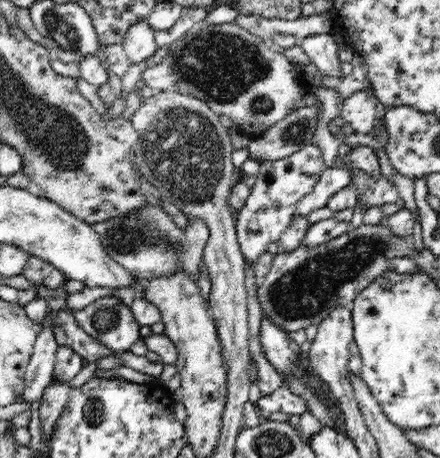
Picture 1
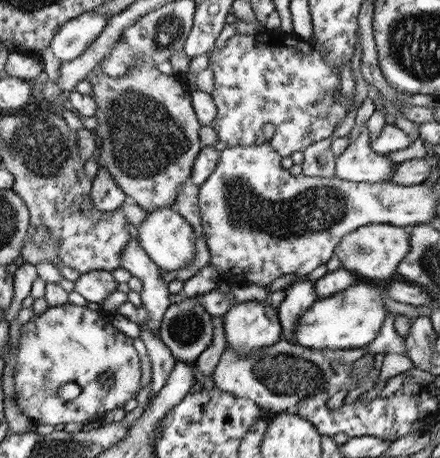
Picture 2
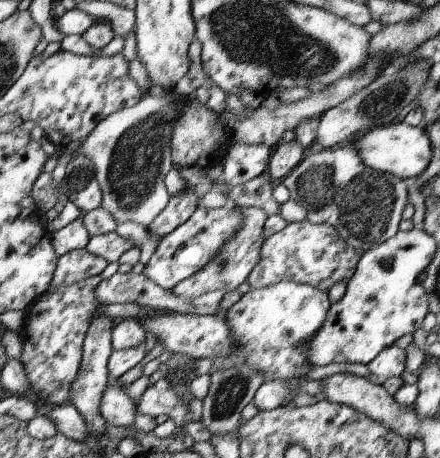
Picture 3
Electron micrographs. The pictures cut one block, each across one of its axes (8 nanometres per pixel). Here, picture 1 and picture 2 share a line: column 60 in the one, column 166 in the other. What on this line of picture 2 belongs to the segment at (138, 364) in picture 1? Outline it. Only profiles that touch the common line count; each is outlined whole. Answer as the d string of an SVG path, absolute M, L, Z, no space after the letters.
M197 298L171 304L161 320L159 338L175 356L175 362L195 362L211 344L213 316L203 310Z

